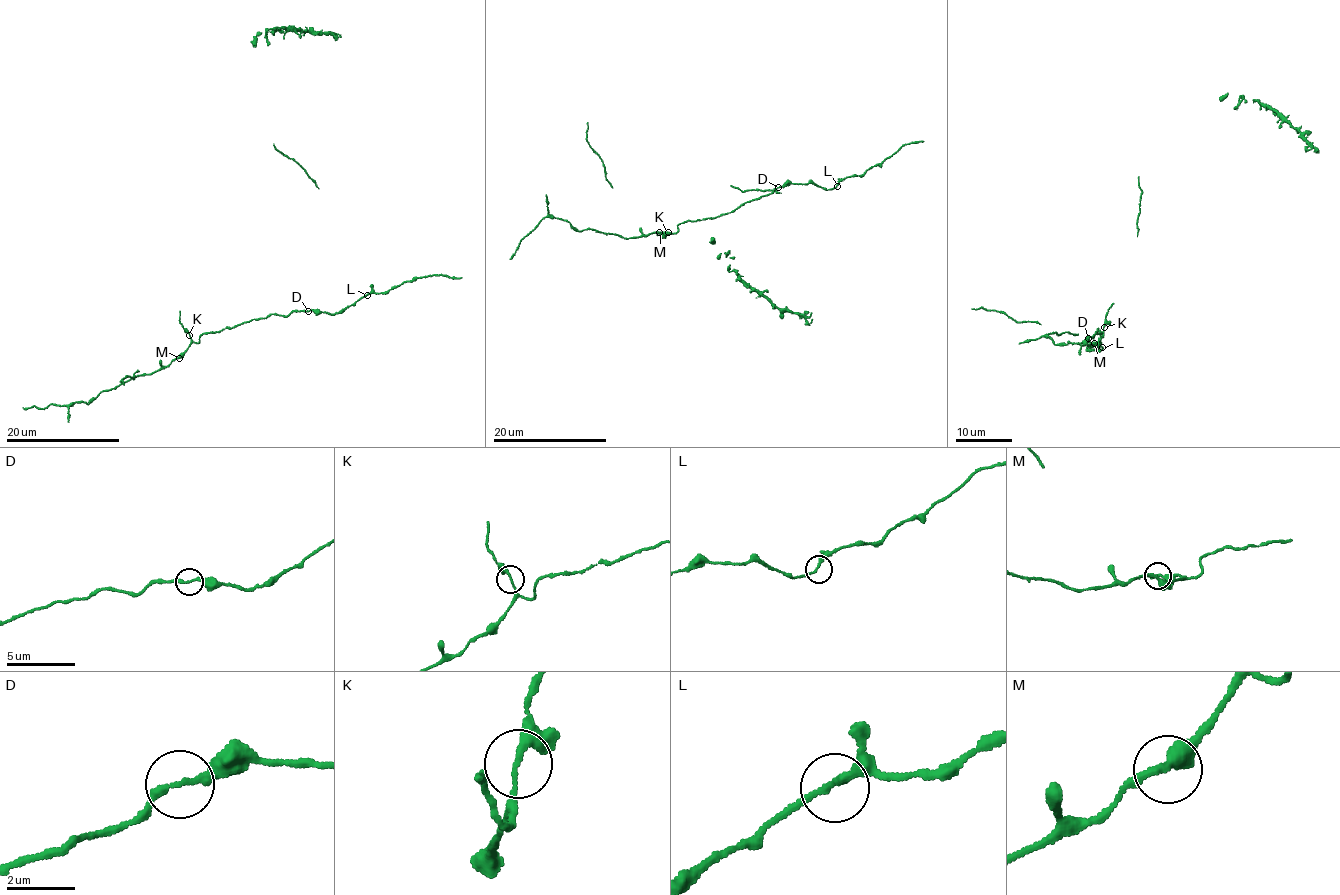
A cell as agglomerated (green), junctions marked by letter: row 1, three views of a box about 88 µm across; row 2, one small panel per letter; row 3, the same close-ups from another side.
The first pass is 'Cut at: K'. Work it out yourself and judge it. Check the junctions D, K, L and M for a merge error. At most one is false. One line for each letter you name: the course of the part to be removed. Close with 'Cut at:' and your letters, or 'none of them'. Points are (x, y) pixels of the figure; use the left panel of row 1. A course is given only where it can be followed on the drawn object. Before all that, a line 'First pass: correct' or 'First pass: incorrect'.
First pass: incorrect
Cut at: none of them

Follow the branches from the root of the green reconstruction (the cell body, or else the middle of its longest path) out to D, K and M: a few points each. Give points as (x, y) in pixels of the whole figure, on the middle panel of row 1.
D: (836, 186), (827, 190), (809, 183), (785, 183), (778, 187)
K: (836, 186), (827, 190), (809, 183), (785, 183), (728, 213), (684, 221), (676, 232), (668, 232)
M: (836, 186), (827, 190), (809, 183), (785, 183), (728, 213), (701, 220), (684, 221), (671, 234), (659, 232)

